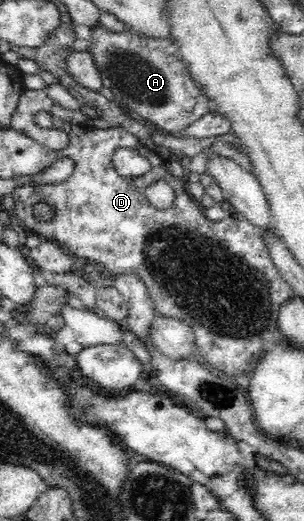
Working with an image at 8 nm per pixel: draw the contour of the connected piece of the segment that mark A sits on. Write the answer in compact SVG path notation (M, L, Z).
M101 23L90 26L89 41L91 47L87 52L93 56L102 84L111 89L116 104L129 113L135 110L135 114L139 112L165 132L179 136L181 130L209 112L207 98L195 87L185 65L179 61L175 42L164 37L145 39L129 31L112 32Z

